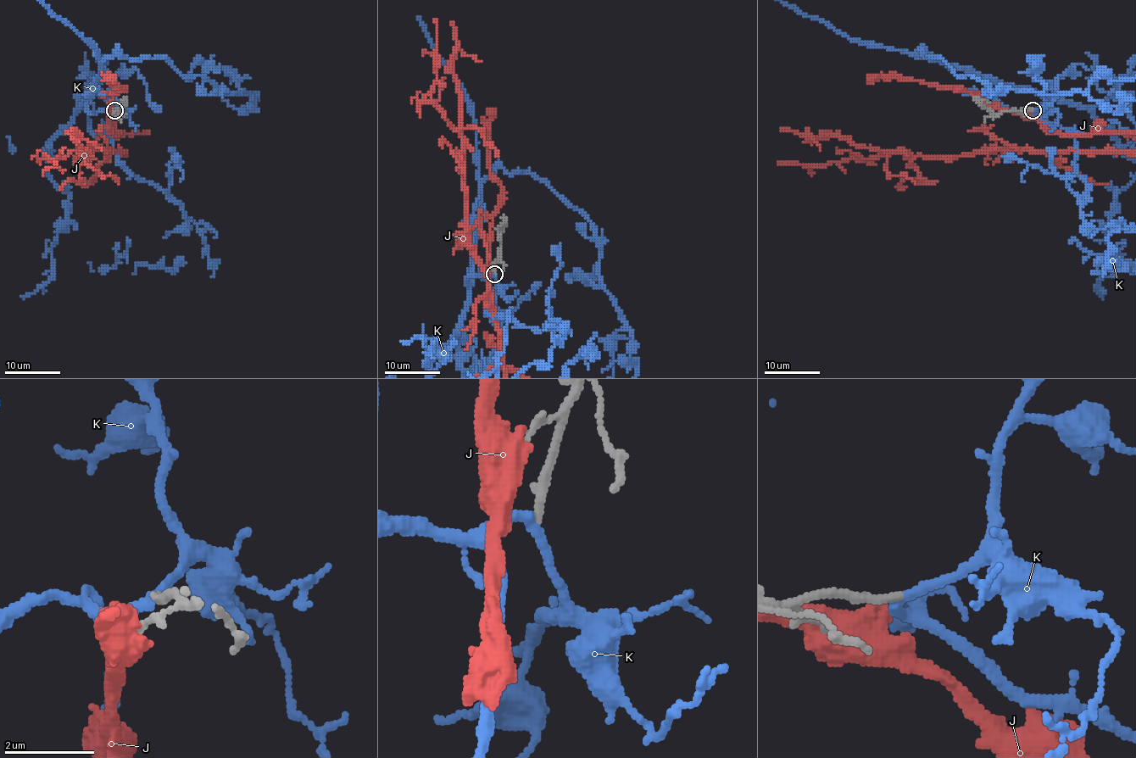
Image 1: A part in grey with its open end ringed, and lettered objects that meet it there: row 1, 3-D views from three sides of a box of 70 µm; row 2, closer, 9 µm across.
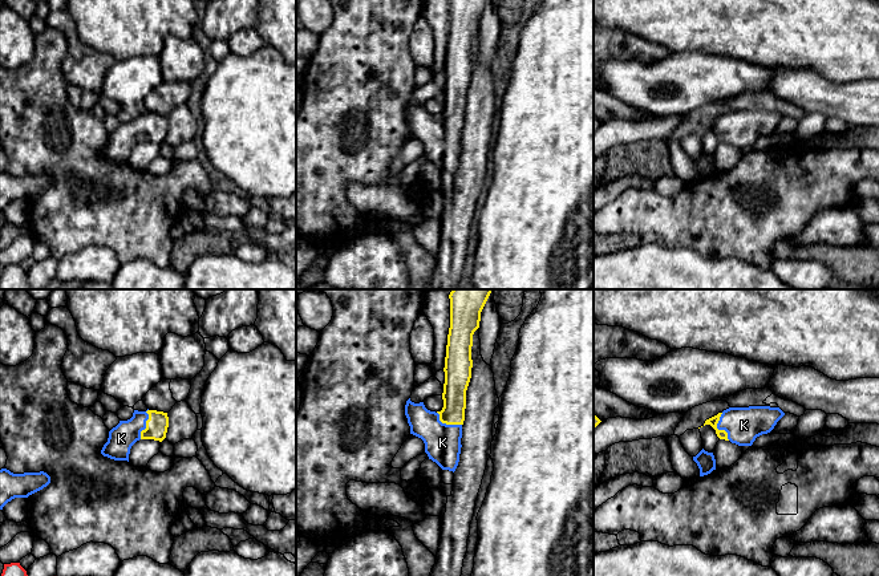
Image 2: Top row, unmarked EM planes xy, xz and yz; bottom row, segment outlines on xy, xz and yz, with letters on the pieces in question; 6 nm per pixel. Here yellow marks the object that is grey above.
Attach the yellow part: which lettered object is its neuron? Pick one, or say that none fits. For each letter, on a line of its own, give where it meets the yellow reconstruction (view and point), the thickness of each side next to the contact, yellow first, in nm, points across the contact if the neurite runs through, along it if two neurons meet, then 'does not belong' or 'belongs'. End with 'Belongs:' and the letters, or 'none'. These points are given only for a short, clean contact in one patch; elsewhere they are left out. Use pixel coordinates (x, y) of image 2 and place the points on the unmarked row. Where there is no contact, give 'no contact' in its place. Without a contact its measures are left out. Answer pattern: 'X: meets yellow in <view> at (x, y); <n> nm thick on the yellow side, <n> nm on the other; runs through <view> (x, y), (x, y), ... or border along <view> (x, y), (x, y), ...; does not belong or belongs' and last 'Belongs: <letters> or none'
J: no contact; does not belong
K: meets yellow in yz at (717, 132); 60 nm thick on the yellow side, 220 nm on the other; runs through yz (713, 124), (717, 132), (744, 128); belongs
Belongs: K

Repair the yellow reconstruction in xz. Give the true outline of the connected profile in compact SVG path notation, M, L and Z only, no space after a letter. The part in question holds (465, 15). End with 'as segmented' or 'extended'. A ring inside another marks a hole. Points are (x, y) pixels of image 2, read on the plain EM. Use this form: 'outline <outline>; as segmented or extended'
outline M489 0L449 1L450 31L443 70L443 110L437 115L430 114L424 105L414 106L409 101L405 108L405 118L410 137L424 143L429 162L442 173L454 175L462 150L466 93L473 70L473 37L479 31L481 15Z; extended

